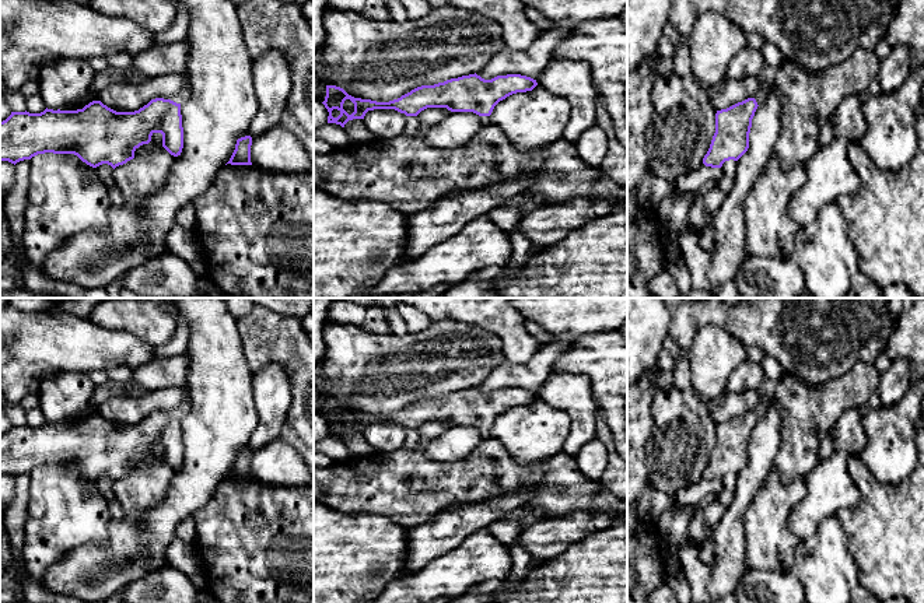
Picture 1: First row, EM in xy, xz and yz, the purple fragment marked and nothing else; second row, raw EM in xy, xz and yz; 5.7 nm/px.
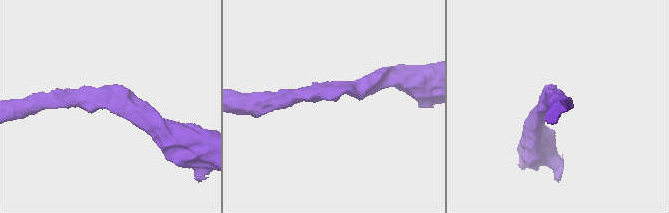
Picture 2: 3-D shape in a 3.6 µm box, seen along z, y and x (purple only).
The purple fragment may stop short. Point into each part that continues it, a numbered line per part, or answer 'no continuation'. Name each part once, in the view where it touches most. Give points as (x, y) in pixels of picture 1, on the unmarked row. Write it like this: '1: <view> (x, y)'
1: xy (184, 407)

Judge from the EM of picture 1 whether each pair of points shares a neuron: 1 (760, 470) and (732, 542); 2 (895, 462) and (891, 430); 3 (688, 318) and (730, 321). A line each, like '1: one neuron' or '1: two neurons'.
1: one neuron
2: one neuron
3: one neuron

